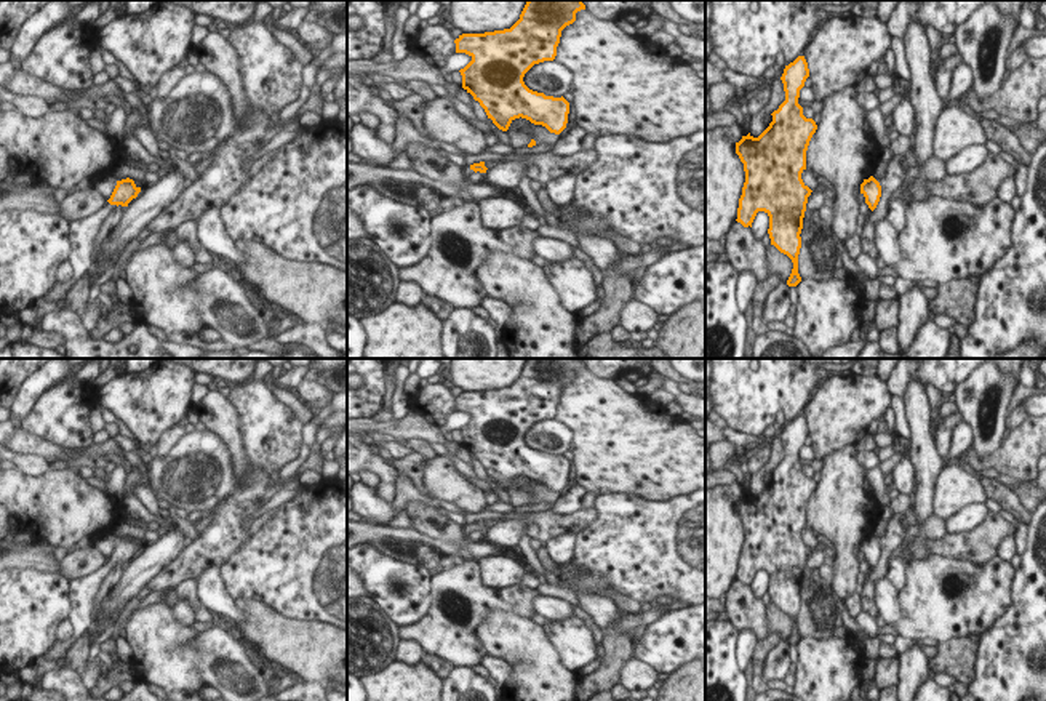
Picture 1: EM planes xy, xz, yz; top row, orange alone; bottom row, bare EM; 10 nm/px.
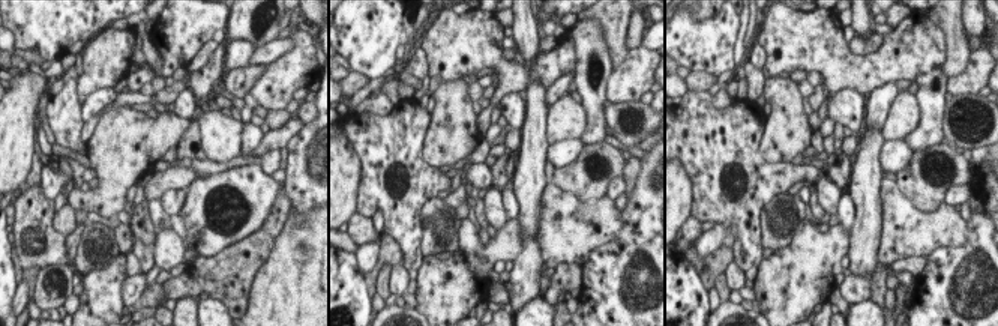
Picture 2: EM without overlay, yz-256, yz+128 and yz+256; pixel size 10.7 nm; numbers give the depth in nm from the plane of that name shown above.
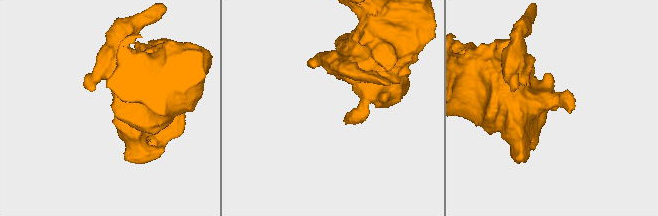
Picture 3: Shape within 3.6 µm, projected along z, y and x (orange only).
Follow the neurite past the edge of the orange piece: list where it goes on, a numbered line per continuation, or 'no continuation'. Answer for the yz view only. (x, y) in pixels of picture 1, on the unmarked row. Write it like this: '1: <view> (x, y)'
no continuation

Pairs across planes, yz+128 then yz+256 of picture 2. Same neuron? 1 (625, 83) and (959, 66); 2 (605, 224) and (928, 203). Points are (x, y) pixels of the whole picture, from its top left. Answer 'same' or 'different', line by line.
1: different
2: different

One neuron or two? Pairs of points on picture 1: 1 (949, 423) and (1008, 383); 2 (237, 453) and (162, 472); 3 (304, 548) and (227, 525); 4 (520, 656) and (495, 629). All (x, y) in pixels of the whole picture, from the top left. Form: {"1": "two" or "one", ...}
{"1": "two", "2": "two", "3": "two", "4": "one"}

